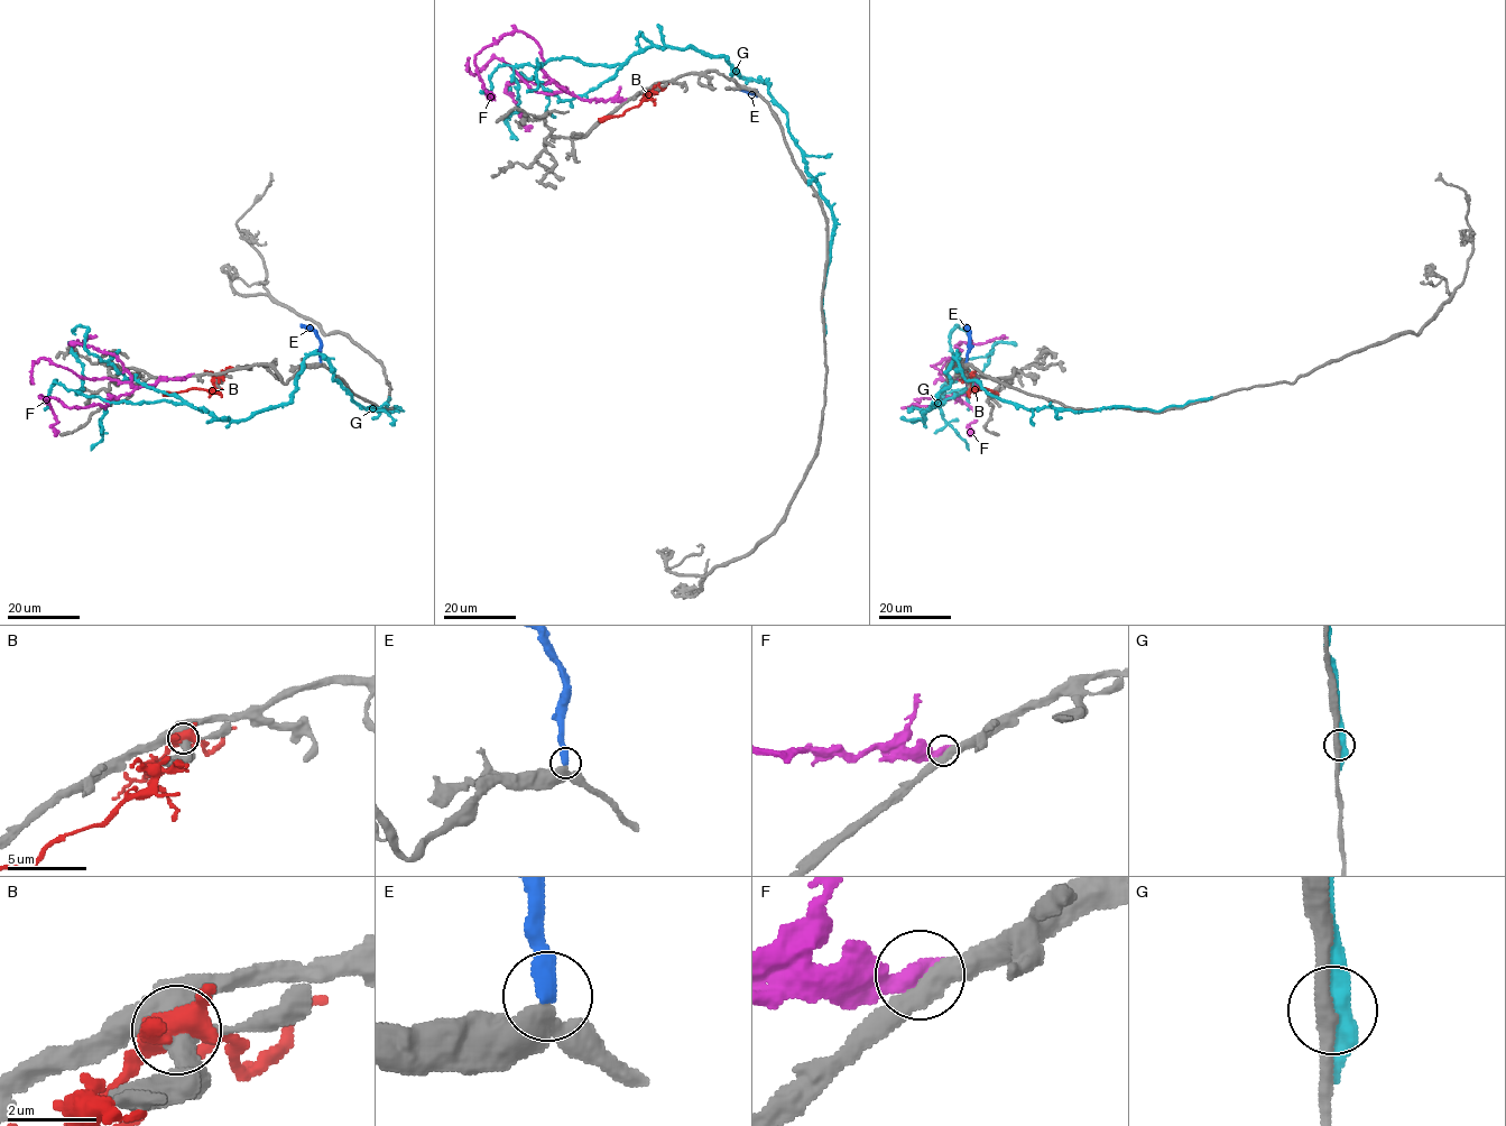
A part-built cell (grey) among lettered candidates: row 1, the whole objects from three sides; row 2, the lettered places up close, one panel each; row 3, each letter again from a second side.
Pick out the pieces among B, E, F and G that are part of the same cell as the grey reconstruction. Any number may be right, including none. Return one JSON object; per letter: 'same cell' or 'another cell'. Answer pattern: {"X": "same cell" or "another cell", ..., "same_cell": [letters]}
{"B": "another cell", "E": "same cell", "F": "another cell", "G": "another cell", "same_cell": ["E"]}

